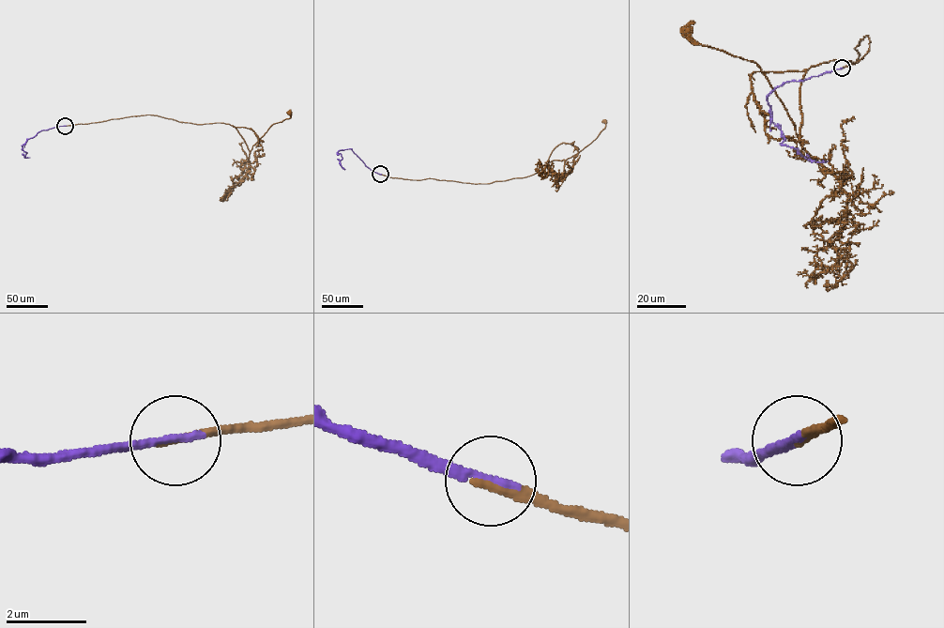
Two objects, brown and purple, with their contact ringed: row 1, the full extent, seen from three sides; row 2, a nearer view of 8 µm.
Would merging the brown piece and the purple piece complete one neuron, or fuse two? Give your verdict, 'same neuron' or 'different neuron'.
same neuron

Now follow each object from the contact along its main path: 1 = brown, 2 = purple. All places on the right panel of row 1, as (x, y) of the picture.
1: (842, 68), (867, 36), (855, 64), (807, 69), (802, 146), (757, 65), (688, 30)
2: (842, 68), (785, 82), (767, 99), (770, 119), (784, 139), (780, 144), (797, 148), (803, 157), (827, 160)

